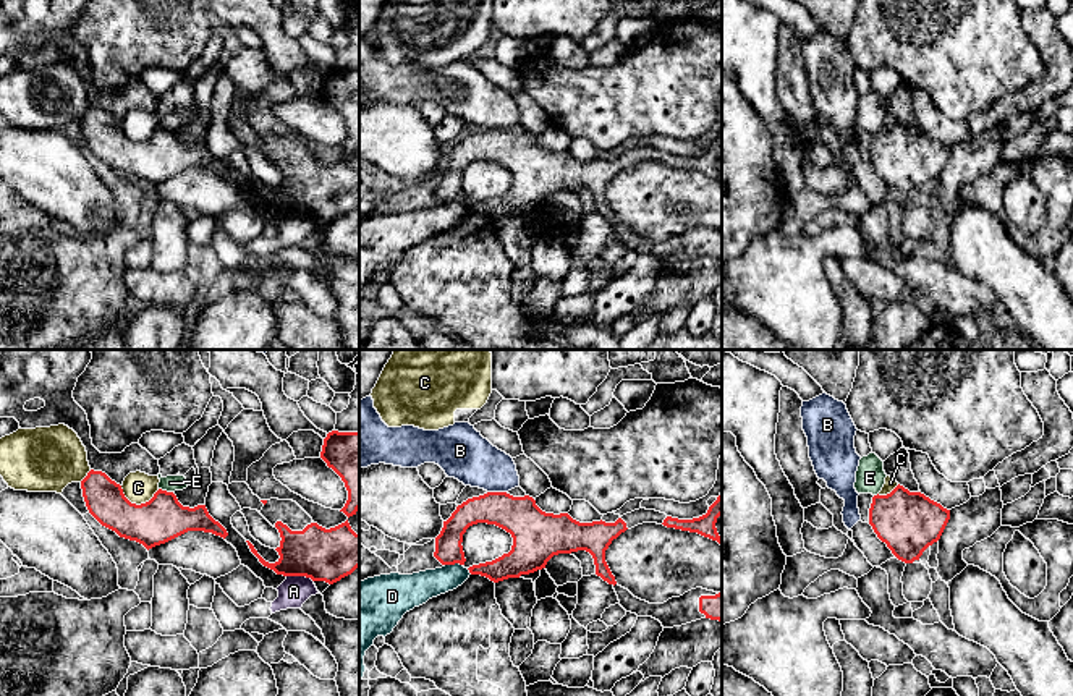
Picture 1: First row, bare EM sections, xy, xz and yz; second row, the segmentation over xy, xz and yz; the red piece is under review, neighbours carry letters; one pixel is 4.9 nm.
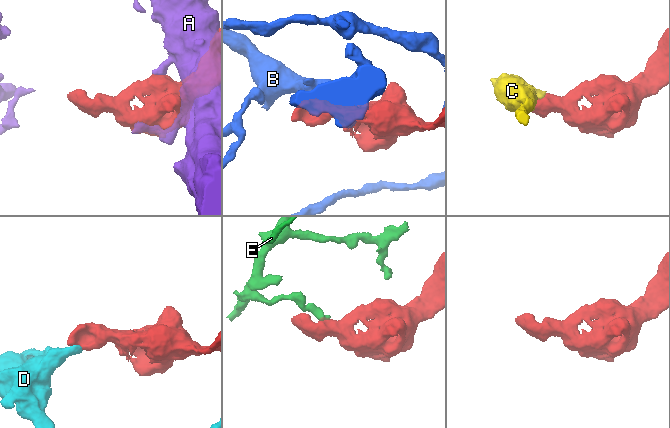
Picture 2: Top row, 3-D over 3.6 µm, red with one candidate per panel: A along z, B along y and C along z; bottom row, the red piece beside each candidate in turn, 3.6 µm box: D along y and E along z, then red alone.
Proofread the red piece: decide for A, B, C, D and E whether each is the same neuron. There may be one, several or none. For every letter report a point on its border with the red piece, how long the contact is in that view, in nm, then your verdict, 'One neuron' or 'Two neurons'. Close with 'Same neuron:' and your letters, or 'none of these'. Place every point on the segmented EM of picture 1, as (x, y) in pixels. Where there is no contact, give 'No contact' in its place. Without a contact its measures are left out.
A: Touches red at xy (300, 575). Shared border 140 nm. Two neurons
B: Touches red at xz (497, 492). Shared border 100 nm. Two neurons
C: Touches red at xy (138, 505). Shared border 200 nm. Two neurons
D: Touches red at xz (453, 564). Shared border 90 nm. Two neurons
E: Touches red at xy (165, 491). Shared border 80 nm. Two neurons
Same neuron: none of these

